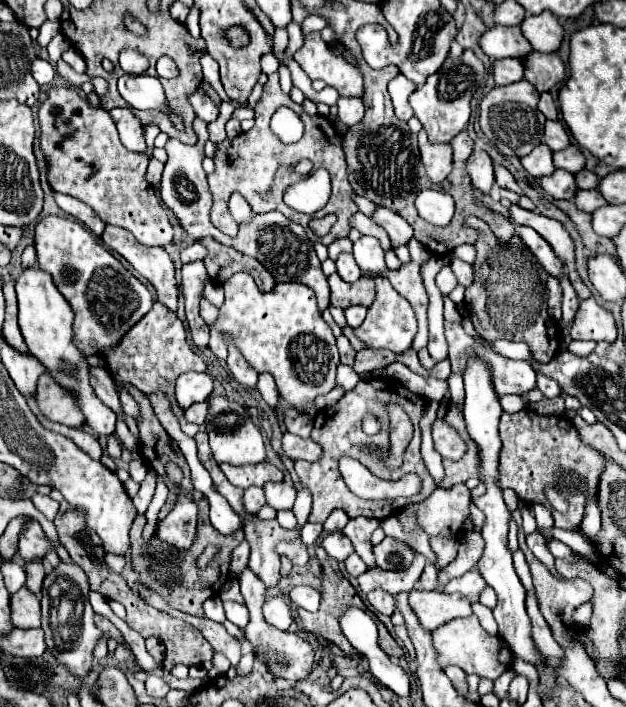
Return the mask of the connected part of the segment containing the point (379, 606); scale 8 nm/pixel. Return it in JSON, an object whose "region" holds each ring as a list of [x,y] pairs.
{"region":[[[372,590],[372,592],[368,592],[366,598],[368,598],[370,606],[372,606],[376,612],[386,614],[386,616],[392,616],[392,612],[394,612],[394,608],[396,608],[392,594],[388,594],[388,592],[384,592],[384,590]]]}

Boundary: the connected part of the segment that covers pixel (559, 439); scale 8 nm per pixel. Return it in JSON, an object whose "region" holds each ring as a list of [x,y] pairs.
{"region":[[[520,410],[516,414],[502,412],[500,418],[500,464],[498,464],[498,486],[512,488],[522,502],[542,504],[552,508],[542,492],[546,484],[556,484],[570,500],[570,508],[566,514],[552,510],[554,526],[574,530],[582,522],[584,502],[590,494],[596,492],[600,474],[604,470],[602,458],[590,446],[580,442],[576,428],[568,418],[562,416],[540,416],[534,410]]]}

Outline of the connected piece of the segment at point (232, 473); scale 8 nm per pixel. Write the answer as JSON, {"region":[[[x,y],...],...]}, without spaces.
{"region":[[[220,464],[222,472],[230,480],[230,484],[238,488],[248,488],[248,486],[264,486],[270,482],[270,472],[266,470],[266,464],[244,464],[244,466],[232,466],[232,464]]]}

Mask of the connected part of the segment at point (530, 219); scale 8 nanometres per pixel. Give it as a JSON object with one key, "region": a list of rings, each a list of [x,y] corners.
{"region":[[[516,204],[510,206],[510,218],[516,224],[524,224],[524,226],[534,228],[552,246],[556,258],[562,264],[572,266],[576,262],[576,254],[574,254],[576,246],[574,246],[574,240],[572,240],[572,236],[568,234],[568,230],[560,222],[556,222],[556,220],[552,220],[548,216],[542,216],[542,214],[524,210],[524,208],[516,206]]]}

